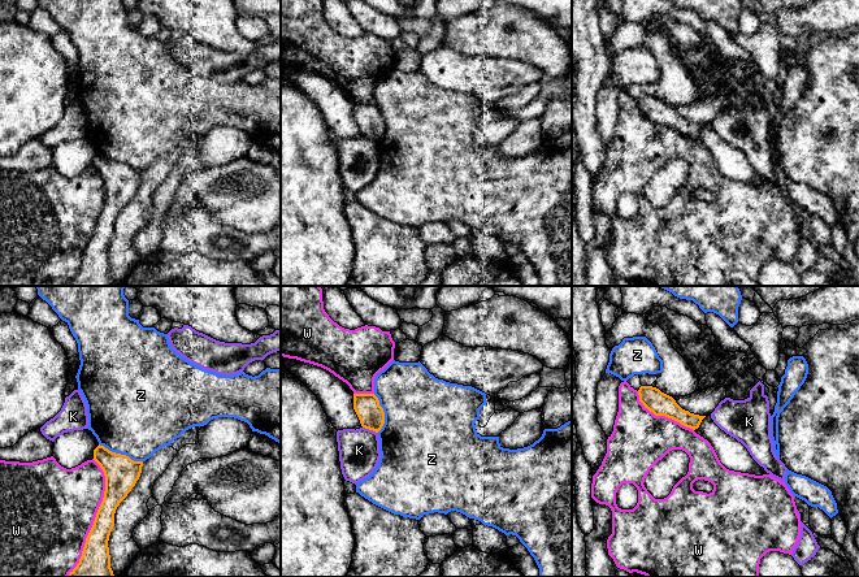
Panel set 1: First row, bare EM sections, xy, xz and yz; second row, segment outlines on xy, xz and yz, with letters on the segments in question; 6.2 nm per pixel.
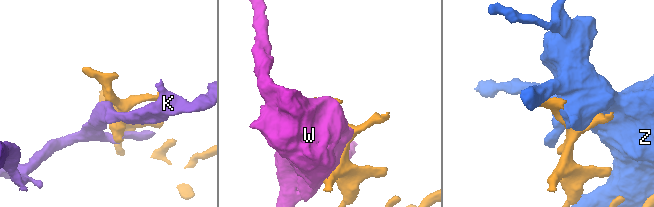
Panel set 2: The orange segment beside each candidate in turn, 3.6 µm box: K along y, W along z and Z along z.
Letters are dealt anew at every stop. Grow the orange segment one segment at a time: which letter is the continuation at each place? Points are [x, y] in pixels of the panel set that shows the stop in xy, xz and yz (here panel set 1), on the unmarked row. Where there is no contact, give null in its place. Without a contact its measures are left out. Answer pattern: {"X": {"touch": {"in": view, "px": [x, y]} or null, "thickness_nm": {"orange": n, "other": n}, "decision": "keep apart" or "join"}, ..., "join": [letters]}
{"K": {"touch": {"in": "xz", "px": [371, 138]}, "thickness_nm": {"orange": 160, "other": 260}, "decision": "keep apart"}, "W": {"touch": {"in": "xy", "px": [95, 226]}, "thickness_nm": {"orange": 180, "other": 500}, "decision": "keep apart"}, "Z": {"touch": {"in": "xy", "px": [120, 163]}, "thickness_nm": {"orange": 220, "other": 500}, "decision": "keep apart"}, "join": []}

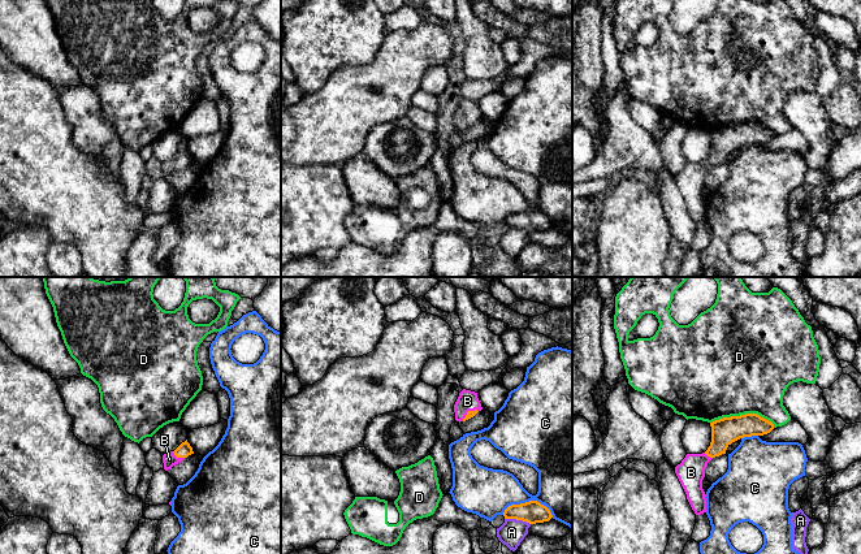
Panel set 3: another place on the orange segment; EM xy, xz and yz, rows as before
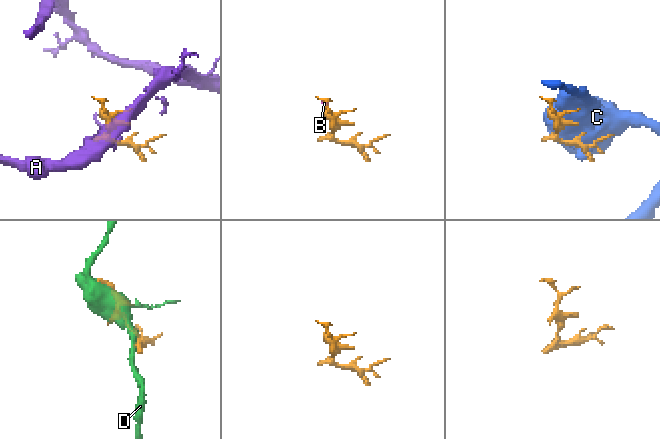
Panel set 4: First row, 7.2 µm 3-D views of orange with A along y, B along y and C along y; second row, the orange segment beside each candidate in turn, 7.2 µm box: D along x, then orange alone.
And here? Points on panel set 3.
{"A": {"touch": {"in": "xz", "px": [518, 228]}, "thickness_nm": {"orange": 140, "other": 160}, "decision": "keep apart"}, "B": {"touch": {"in": "xy", "px": [178, 165]}, "thickness_nm": {"orange": 90, "other": 90}, "decision": "join"}, "C": {"touch": {"in": "xz", "px": [528, 211]}, "thickness_nm": {"orange": 140, "other": 340}, "decision": "keep apart"}, "D": {"touch": {"in": "yz", "px": [743, 124]}, "thickness_nm": {"orange": 160, "other": 480}, "decision": "keep apart"}, "join": ["B"]}

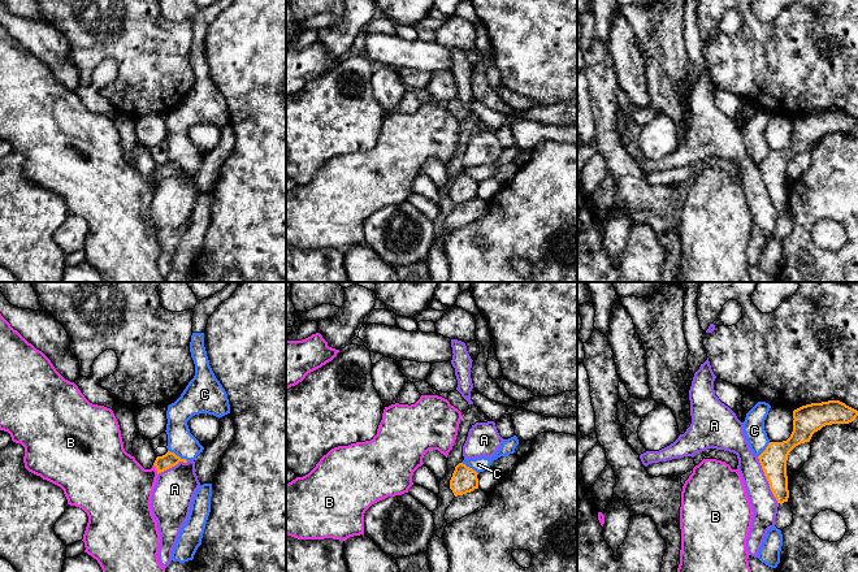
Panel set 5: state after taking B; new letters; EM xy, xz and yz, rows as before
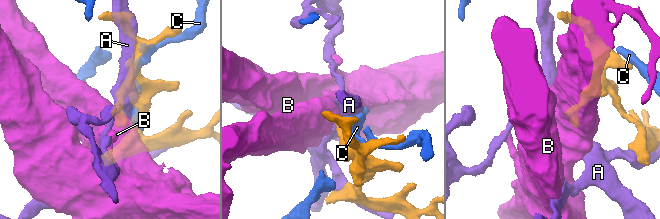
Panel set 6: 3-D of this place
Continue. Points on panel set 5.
{"A": {"touch": {"in": "yz", "px": [767, 189]}, "thickness_nm": {"orange": 160, "other": 160}, "decision": "keep apart"}, "B": {"touch": {"in": "xy", "px": [156, 178]}, "thickness_nm": {"orange": 90, "other": 380}, "decision": "join"}, "C": {"touch": {"in": "xy", "px": [176, 164]}, "thickness_nm": {"orange": 90, "other": 160}, "decision": "keep apart"}, "join": ["B"]}

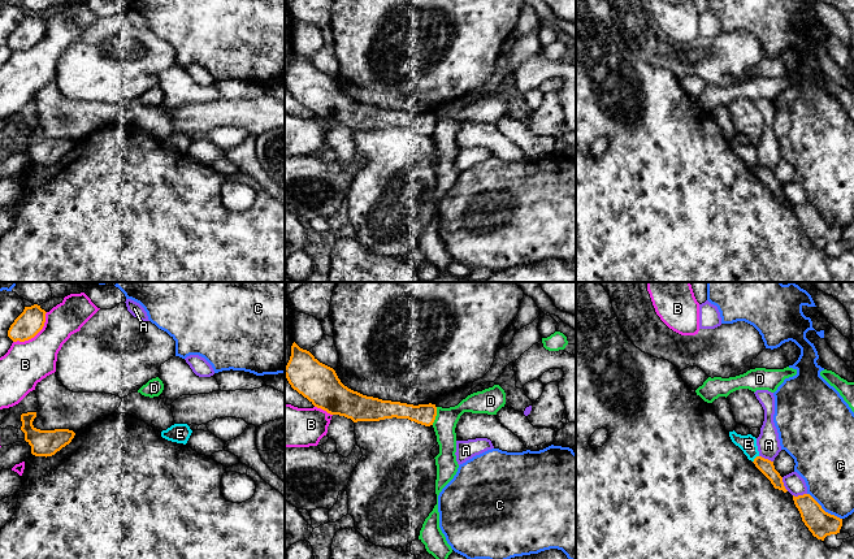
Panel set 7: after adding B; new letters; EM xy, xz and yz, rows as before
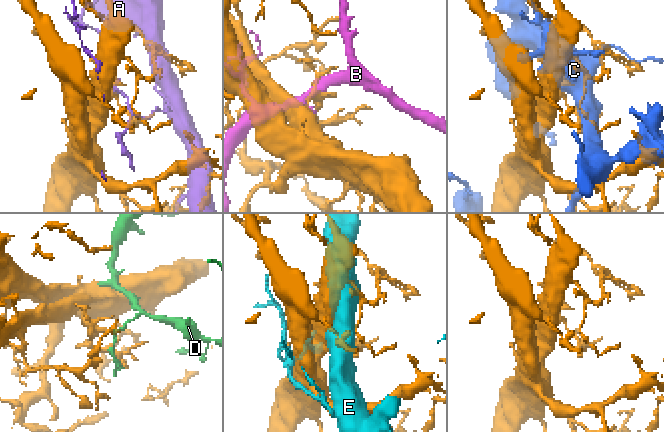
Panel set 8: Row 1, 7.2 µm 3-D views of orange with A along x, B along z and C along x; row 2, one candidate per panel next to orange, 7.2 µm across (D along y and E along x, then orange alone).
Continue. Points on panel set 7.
{"A": {"touch": {"in": "yz", "px": [766, 168]}, "thickness_nm": {"orange": 90, "other": 140}, "decision": "keep apart"}, "B": {"touch": {"in": "xy", "px": [35, 43]}, "thickness_nm": {"orange": 160, "other": 280}, "decision": "keep apart"}, "C": {"touch": {"in": "yz", "px": [823, 219]}, "thickness_nm": {"orange": 160, "other": 320}, "decision": "keep apart"}, "D": {"touch": {"in": "xz", "px": [436, 124]}, "thickness_nm": {"orange": 130, "other": 140}, "decision": "keep apart"}, "E": {"touch": {"in": "yz", "px": [754, 168]}, "thickness_nm": {"orange": 90, "other": 110}, "decision": "keep apart"}, "join": []}

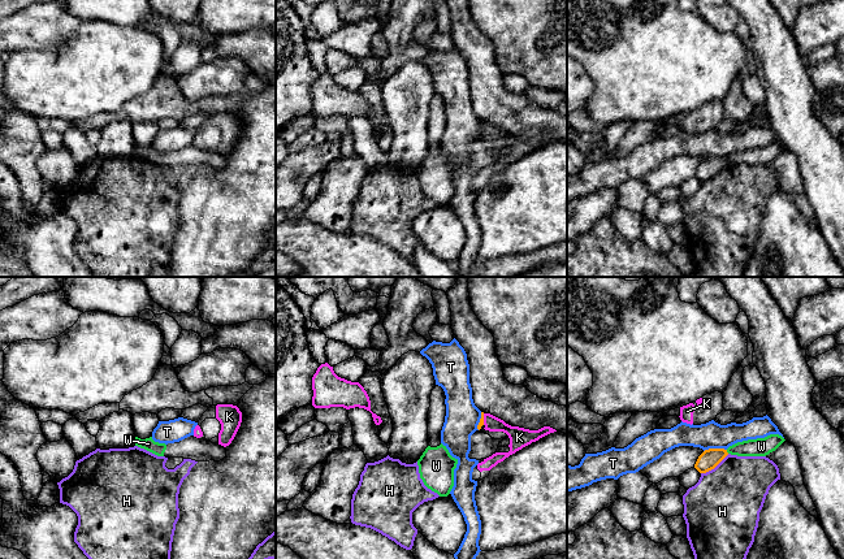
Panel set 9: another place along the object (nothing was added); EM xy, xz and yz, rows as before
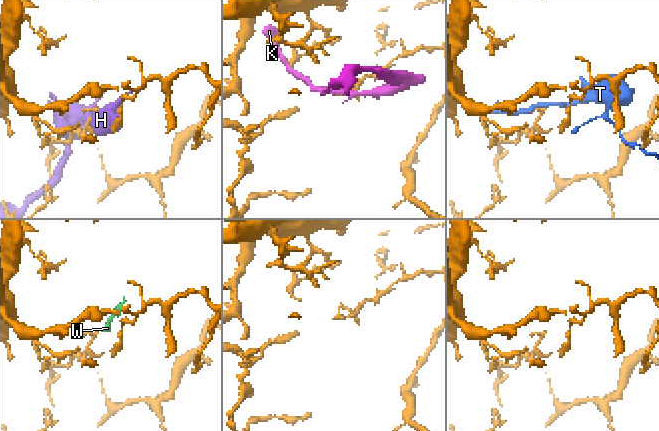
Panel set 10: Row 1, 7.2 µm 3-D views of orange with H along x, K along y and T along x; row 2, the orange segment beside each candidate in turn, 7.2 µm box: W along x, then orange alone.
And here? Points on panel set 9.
{"H": {"touch": {"in": "yz", "px": [714, 176]}, "thickness_nm": {"orange": 120, "other": 440}, "decision": "keep apart"}, "K": {"touch": {"in": "xz", "px": [483, 128]}, "thickness_nm": {"orange": 30, "other": 110}, "decision": "keep apart"}, "T": {"touch": {"in": "yz", "px": [714, 157]}, "thickness_nm": {"orange": 120, "other": 160}, "decision": "keep apart"}, "W": {"touch": {"in": "yz", "px": [726, 160]}, "thickness_nm": {"orange": 120, "other": 110}, "decision": "keep apart"}, "join": []}

